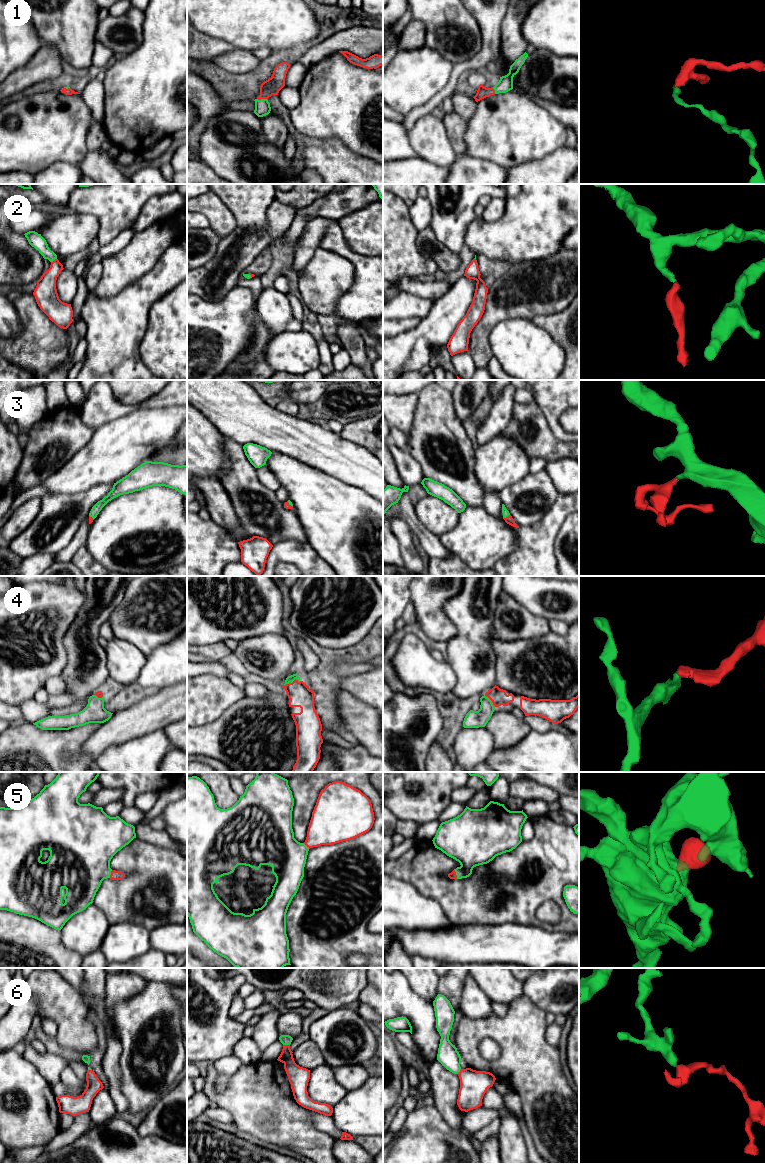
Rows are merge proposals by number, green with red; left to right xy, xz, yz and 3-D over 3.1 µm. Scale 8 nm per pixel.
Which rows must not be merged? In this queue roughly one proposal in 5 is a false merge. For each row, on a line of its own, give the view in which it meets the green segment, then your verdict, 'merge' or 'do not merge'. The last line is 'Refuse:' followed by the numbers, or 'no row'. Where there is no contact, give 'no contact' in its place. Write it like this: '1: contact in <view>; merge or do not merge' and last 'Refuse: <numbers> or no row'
1: contact in xz; merge
2: contact in xy; merge
3: contact in yz; merge
4: contact in xz; merge
5: contact in xy; merge
6: contact in xz; merge
Refuse: no row

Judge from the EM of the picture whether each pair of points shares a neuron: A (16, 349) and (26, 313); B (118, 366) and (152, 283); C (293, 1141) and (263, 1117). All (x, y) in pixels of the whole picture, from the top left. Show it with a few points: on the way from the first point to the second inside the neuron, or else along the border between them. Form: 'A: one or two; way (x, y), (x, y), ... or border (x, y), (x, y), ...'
A: one; way (25, 340), (28, 337), (28, 322)
B: one; way (118, 345), (118, 324), (133, 304)
C: one; way (286, 1134), (270, 1118)

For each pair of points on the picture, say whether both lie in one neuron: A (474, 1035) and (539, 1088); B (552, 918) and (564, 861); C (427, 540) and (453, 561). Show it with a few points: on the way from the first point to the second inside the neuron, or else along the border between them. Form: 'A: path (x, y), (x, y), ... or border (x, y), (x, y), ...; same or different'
A: path (493, 1033), (496, 1033), (532, 1069); same
B: border (561, 913), (556, 923), (542, 922), (535, 915); different
C: border (449, 552), (444, 557), (430, 558); different

